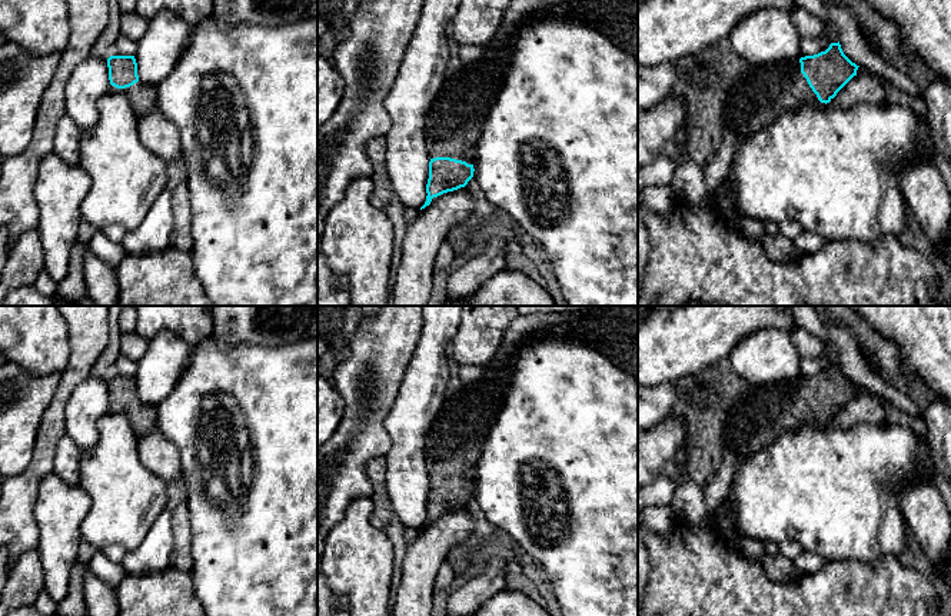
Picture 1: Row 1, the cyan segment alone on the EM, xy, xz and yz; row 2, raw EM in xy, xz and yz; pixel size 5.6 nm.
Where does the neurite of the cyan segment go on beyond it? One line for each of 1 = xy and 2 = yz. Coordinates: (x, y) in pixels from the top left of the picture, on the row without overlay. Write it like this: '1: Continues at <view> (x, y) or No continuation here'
1: Continues at xy (143, 419)
2: Continues at yz (758, 415)

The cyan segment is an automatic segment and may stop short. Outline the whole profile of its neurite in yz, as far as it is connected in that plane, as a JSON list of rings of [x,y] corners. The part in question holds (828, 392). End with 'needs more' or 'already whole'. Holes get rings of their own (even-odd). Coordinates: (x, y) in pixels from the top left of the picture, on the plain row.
[[[839,362],[831,363],[825,372],[799,380],[745,384],[726,407],[722,442],[741,462],[807,423],[829,423],[857,396],[858,387],[844,374]]]; needs more

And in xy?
[[[110,376],[107,387],[110,412],[122,413],[129,420],[137,439],[157,429],[156,406],[139,400],[134,376]]]; needs more

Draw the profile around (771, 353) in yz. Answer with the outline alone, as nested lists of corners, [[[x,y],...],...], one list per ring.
[[[761,329],[744,337],[729,353],[734,370],[745,384],[768,384],[799,380],[801,356],[784,329]]]

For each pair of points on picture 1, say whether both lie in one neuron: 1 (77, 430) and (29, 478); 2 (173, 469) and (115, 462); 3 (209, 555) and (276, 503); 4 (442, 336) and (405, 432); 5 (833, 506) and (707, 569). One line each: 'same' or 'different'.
1: different
2: different
3: same
4: same
5: different

